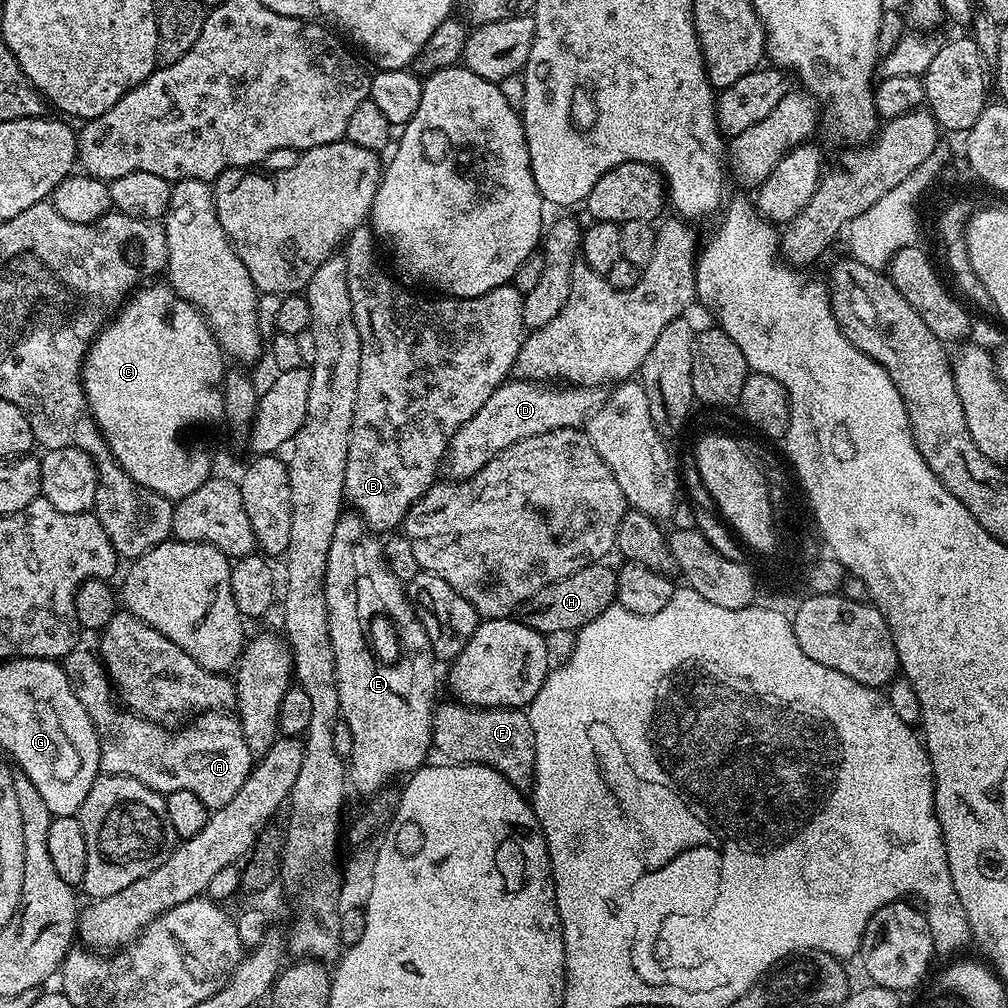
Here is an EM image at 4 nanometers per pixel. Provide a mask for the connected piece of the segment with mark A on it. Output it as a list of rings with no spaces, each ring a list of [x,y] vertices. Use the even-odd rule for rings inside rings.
[[[76,646],[63,657],[62,663],[69,680],[72,681],[74,694],[78,694],[78,702],[82,702],[86,714],[90,714],[90,722],[94,724],[96,738],[100,743],[100,767],[107,775],[129,776],[150,786],[150,790],[161,794],[176,790],[190,790],[195,797],[201,799],[208,810],[226,806],[226,802],[230,802],[230,798],[234,798],[234,794],[242,790],[242,782],[246,782],[246,778],[252,773],[254,754],[248,748],[246,738],[242,734],[242,726],[235,715],[224,710],[201,712],[193,715],[185,723],[189,723],[185,728],[171,732],[163,723],[148,720],[145,716],[118,706],[108,673],[105,672],[99,655],[93,649],[91,652],[88,648]]]

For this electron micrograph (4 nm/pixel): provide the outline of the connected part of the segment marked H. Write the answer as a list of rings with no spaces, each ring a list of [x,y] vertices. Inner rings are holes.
[[[597,562],[582,566],[582,570],[574,570],[566,578],[558,578],[558,582],[550,582],[542,586],[518,609],[518,618],[535,632],[551,634],[551,632],[575,633],[586,627],[598,614],[616,604],[616,574],[617,569],[611,568],[608,562]]]

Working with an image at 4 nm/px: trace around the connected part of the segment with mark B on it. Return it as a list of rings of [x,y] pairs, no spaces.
[[[368,226],[354,229],[342,245],[342,255],[346,262],[346,290],[350,290],[352,317],[360,339],[360,369],[358,370],[356,400],[352,410],[352,429],[348,435],[348,453],[346,454],[346,470],[344,471],[344,494],[347,503],[349,505],[352,503],[356,507],[353,509],[373,532],[388,534],[403,525],[404,516],[410,510],[413,502],[420,499],[432,487],[437,479],[436,467],[439,464],[441,467],[448,450],[448,443],[452,441],[453,434],[470,418],[474,418],[474,414],[478,414],[478,410],[482,410],[486,398],[490,398],[490,394],[509,379],[516,365],[520,341],[525,335],[526,329],[522,318],[524,297],[517,288],[512,287],[511,283],[498,286],[478,298],[466,298],[465,300],[436,298],[440,300],[427,300],[424,296],[415,296],[414,293],[407,292],[404,288],[399,288],[380,269],[380,260],[376,257],[376,248],[378,249],[377,241],[374,239],[371,227]]]

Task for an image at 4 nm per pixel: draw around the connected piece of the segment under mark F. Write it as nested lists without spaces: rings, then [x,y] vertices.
[[[449,700],[450,702],[446,702],[442,705],[440,703],[435,707],[435,710],[433,711],[433,717],[432,717],[432,743],[433,743],[433,749],[438,753],[440,752],[443,756],[441,756],[445,761],[448,761],[449,763],[456,763],[456,764],[484,764],[490,766],[494,770],[498,770],[499,773],[502,774],[504,778],[506,778],[507,781],[509,781],[512,785],[514,785],[516,788],[519,788],[521,790],[529,789],[533,782],[535,781],[534,776],[534,762],[536,761],[536,755],[534,754],[534,732],[533,732],[533,726],[530,725],[530,720],[527,716],[527,713],[523,709],[519,708],[474,708],[471,705],[464,705],[461,704],[459,701],[456,700]]]

